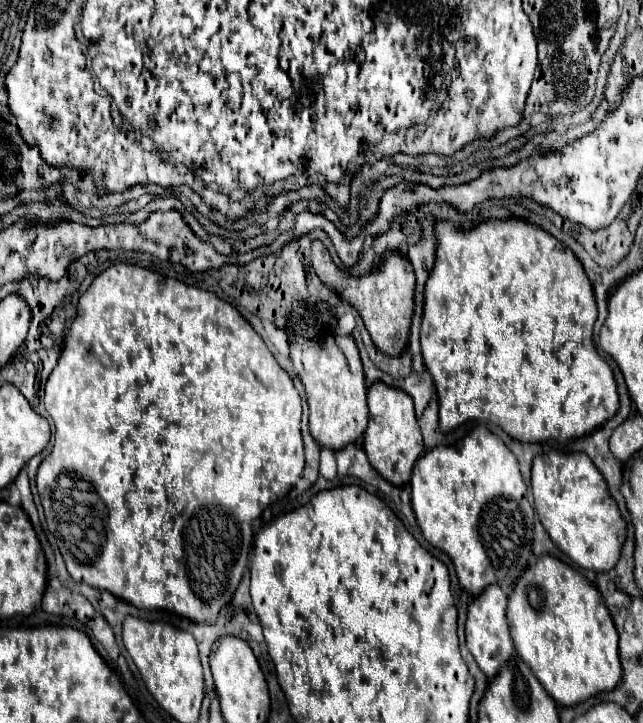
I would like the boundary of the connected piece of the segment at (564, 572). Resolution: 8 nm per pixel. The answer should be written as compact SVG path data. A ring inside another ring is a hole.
M544 554L526 568L508 596L506 620L518 656L526 664L530 664L534 676L560 706L574 706L598 692L614 690L620 682L622 666L618 656L618 634L608 608L596 586L592 586L580 572L564 564L562 560Z

